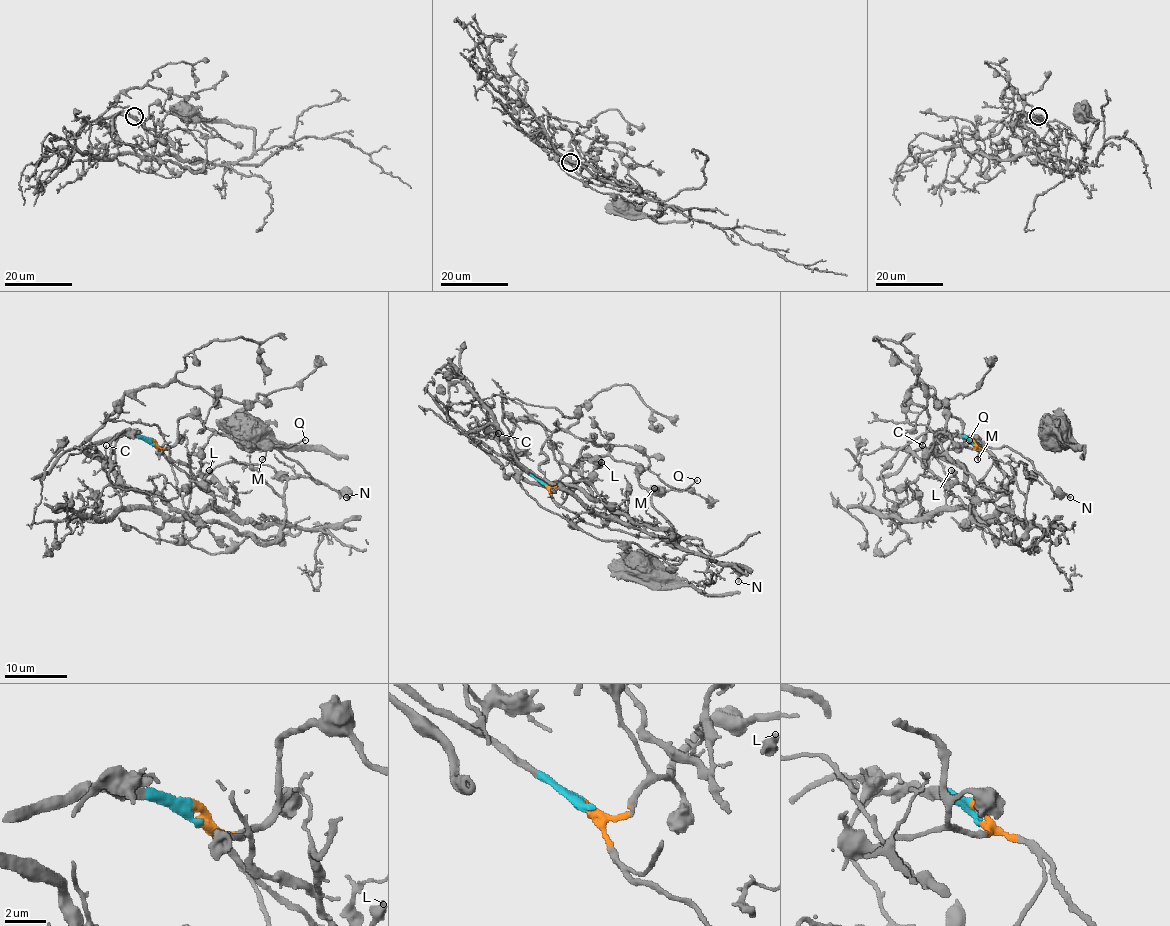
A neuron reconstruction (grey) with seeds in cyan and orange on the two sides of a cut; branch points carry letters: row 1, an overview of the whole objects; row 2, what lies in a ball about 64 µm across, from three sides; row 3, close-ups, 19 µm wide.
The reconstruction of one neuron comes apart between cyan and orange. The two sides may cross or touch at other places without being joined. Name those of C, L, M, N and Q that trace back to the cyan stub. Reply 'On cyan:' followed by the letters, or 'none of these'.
On cyan: C

